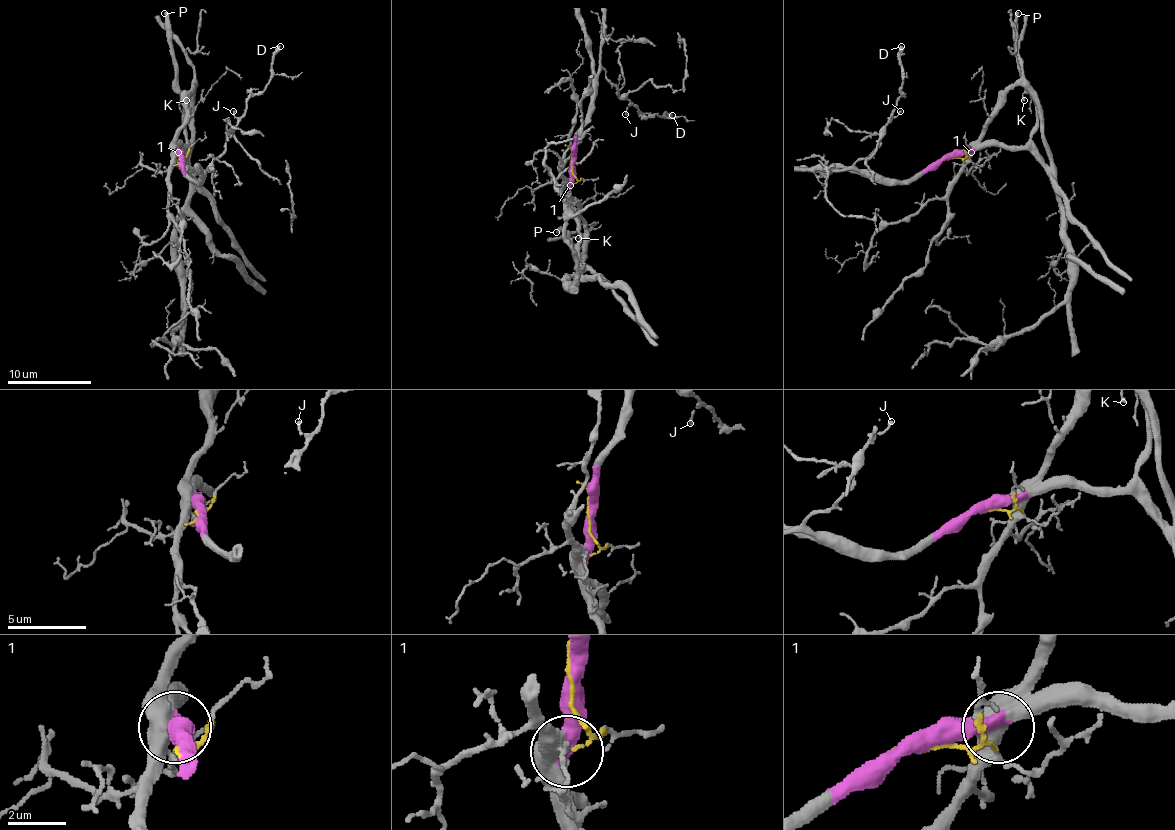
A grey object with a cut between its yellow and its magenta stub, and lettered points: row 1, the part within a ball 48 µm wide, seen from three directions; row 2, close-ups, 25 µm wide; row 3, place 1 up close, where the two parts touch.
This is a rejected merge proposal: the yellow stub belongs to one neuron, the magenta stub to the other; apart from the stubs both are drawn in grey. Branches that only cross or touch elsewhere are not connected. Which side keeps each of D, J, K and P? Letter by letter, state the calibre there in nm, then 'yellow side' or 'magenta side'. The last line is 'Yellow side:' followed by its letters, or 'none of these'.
D: calibre 360 nm; magenta side
J: calibre 150 nm; magenta side
K: calibre 150 nm; magenta side
P: calibre 380 nm; magenta side
Yellow side: none of these

